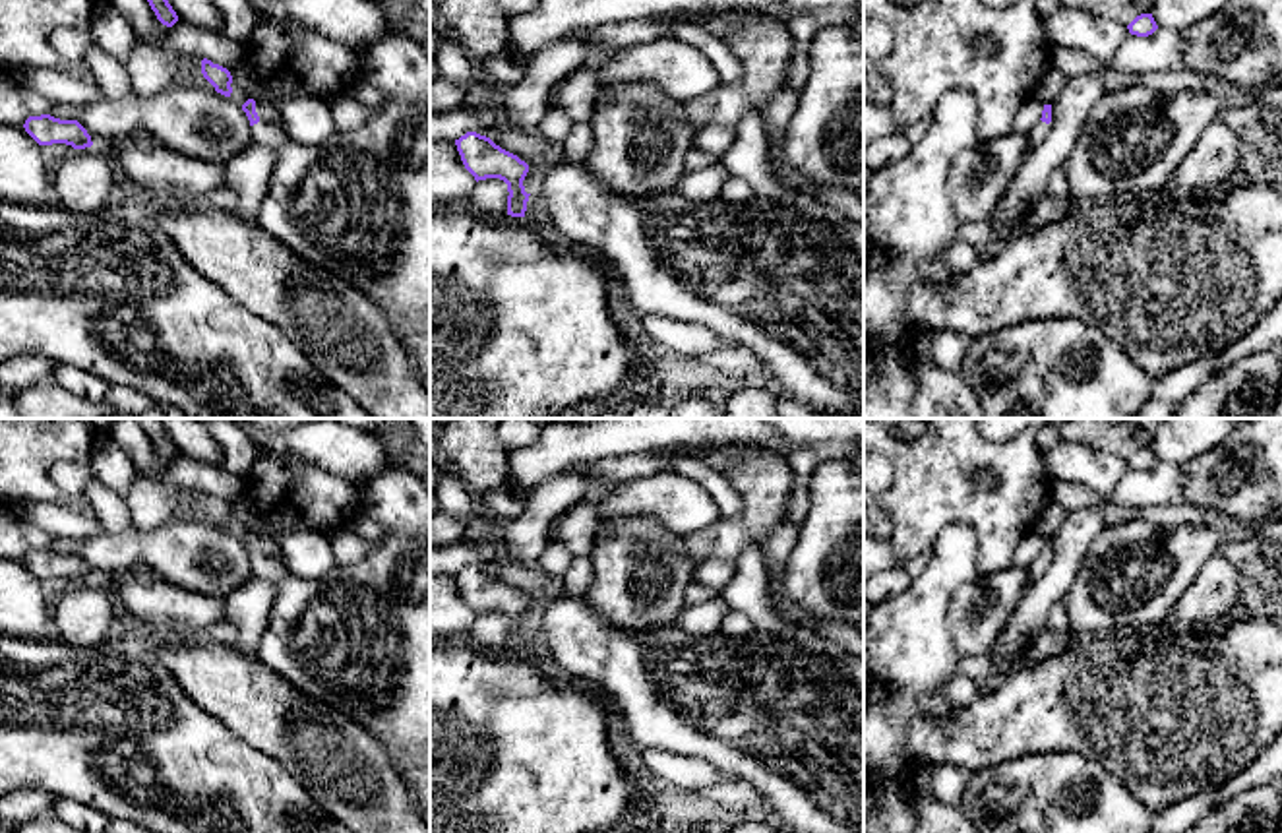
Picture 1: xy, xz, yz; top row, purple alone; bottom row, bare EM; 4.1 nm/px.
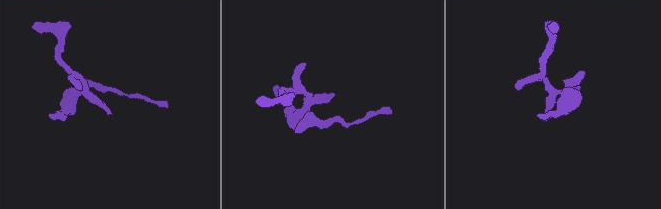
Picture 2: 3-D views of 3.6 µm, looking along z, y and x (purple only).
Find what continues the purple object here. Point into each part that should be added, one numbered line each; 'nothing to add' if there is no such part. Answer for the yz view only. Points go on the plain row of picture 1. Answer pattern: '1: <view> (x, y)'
1: yz (1038, 566)

